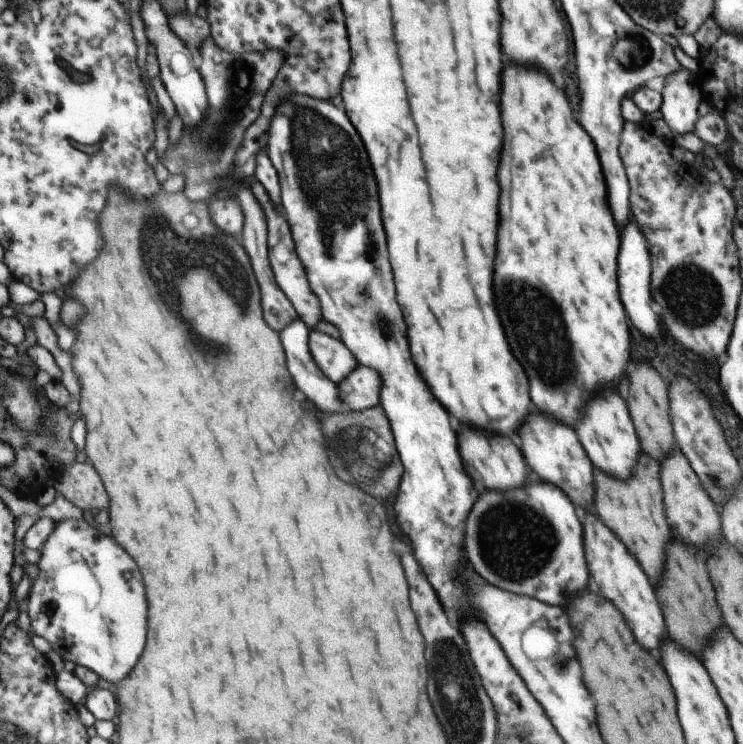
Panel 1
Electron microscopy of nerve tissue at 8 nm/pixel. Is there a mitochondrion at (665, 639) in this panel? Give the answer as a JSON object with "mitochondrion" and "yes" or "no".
{"mitochondrion":"no"}

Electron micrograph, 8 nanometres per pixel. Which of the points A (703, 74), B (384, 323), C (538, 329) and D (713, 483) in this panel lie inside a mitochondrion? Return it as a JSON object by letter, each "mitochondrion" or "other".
{"A":"other","B":"mitochondrion","C":"mitochondrion","D":"mitochondrion"}

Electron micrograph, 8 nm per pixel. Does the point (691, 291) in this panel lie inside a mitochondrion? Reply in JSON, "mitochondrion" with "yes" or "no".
{"mitochondrion":"yes"}

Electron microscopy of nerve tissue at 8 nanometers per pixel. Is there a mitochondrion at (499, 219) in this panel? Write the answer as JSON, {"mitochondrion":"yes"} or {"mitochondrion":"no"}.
{"mitochondrion":"no"}

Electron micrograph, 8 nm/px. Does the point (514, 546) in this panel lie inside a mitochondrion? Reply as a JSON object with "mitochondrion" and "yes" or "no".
{"mitochondrion":"yes"}

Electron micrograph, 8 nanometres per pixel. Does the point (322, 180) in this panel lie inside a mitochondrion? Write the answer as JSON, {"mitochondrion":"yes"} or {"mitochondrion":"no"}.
{"mitochondrion":"yes"}

